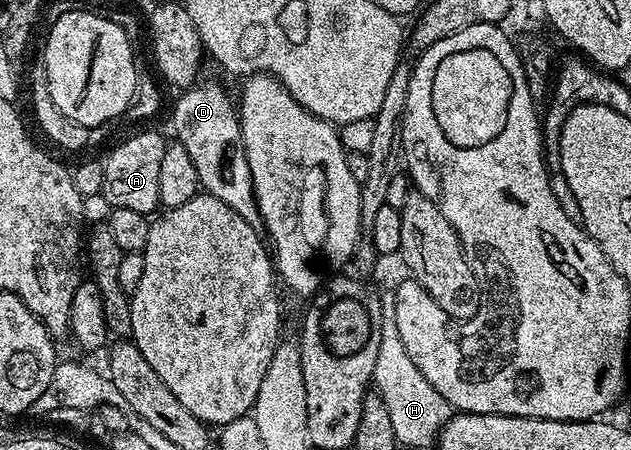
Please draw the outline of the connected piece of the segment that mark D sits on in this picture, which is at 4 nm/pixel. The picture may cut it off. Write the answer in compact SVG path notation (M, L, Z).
M195 82L194 86L185 88L179 94L182 96L174 103L174 131L178 134L175 135L177 142L182 143L184 149L188 149L188 157L192 157L192 162L196 164L199 188L205 194L216 197L216 201L224 201L224 205L228 205L228 209L240 213L240 217L244 217L244 221L248 221L248 225L252 225L256 229L261 228L262 217L252 185L252 169L248 169L242 125L235 100L234 103L230 100L229 93L220 84L202 82Z

